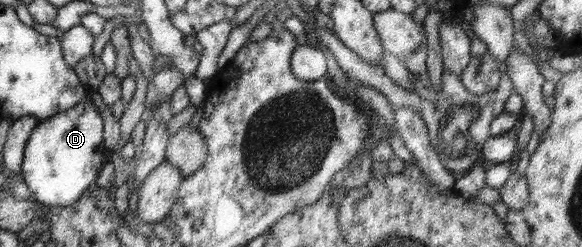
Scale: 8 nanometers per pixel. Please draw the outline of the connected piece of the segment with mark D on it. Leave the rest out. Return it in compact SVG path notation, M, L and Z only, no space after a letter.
M85 97L75 107L39 122L25 146L20 175L31 191L32 199L39 205L66 207L76 203L92 183L96 183L101 170L107 163L108 151L109 149L104 145L100 111L91 99Z

